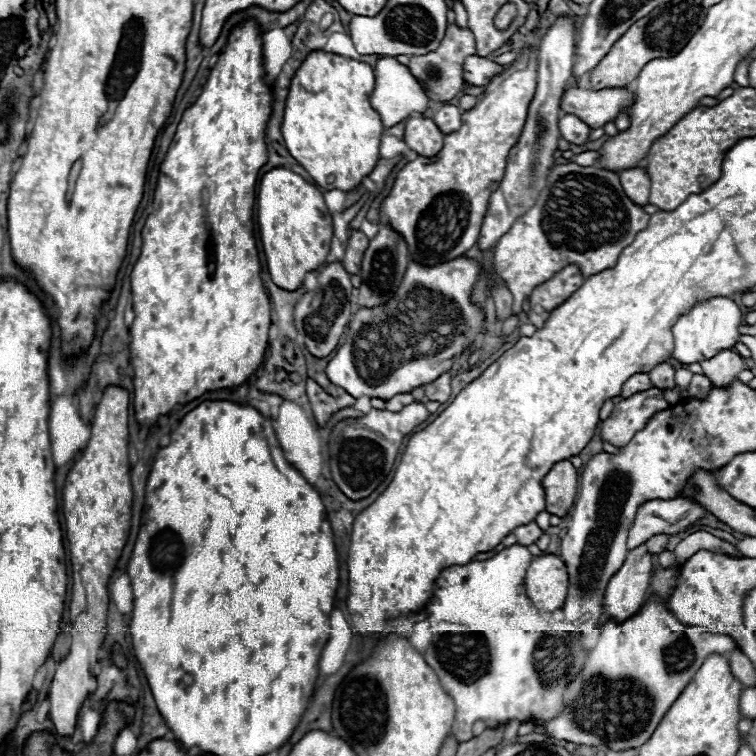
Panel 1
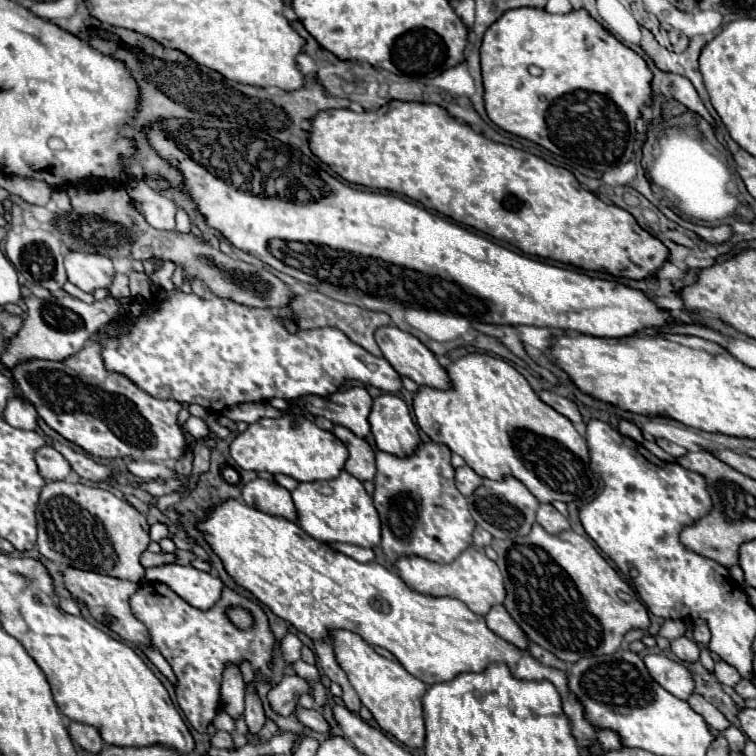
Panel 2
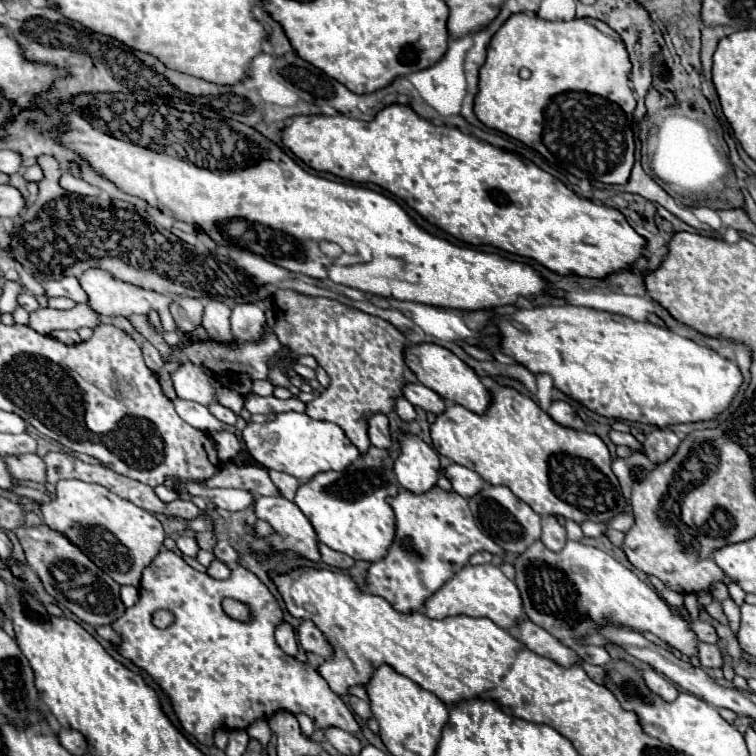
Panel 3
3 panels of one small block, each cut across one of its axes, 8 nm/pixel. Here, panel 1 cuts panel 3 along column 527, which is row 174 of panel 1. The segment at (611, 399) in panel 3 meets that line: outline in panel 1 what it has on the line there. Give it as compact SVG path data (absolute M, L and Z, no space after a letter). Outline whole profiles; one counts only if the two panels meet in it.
M314 50L296 70L286 98L282 136L288 152L324 190L352 190L378 162L384 124L370 106L374 70L366 62Z

